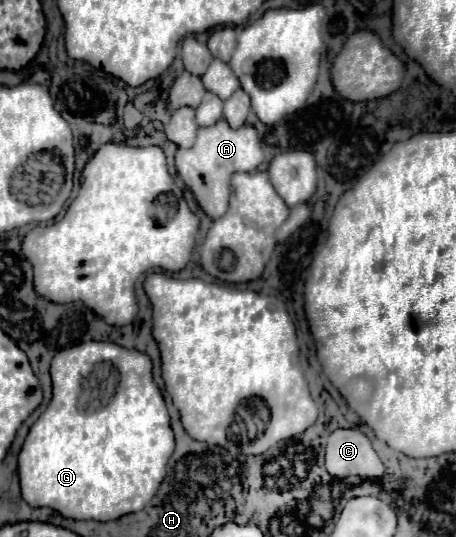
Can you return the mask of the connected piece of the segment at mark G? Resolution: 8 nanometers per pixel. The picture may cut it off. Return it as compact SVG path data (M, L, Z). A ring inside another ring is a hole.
M92 341L58 351L52 359L50 375L54 385L52 401L30 427L18 455L18 475L24 501L28 501L32 507L50 507L70 519L112 521L122 515L142 511L146 503L156 495L166 475L166 463L174 451L170 415L164 397L152 377L152 359L136 349ZM100 361L110 361L118 367L118 393L108 393L108 403L92 403L92 399L104 399L104 393L92 395L84 393L82 389L82 381Z

